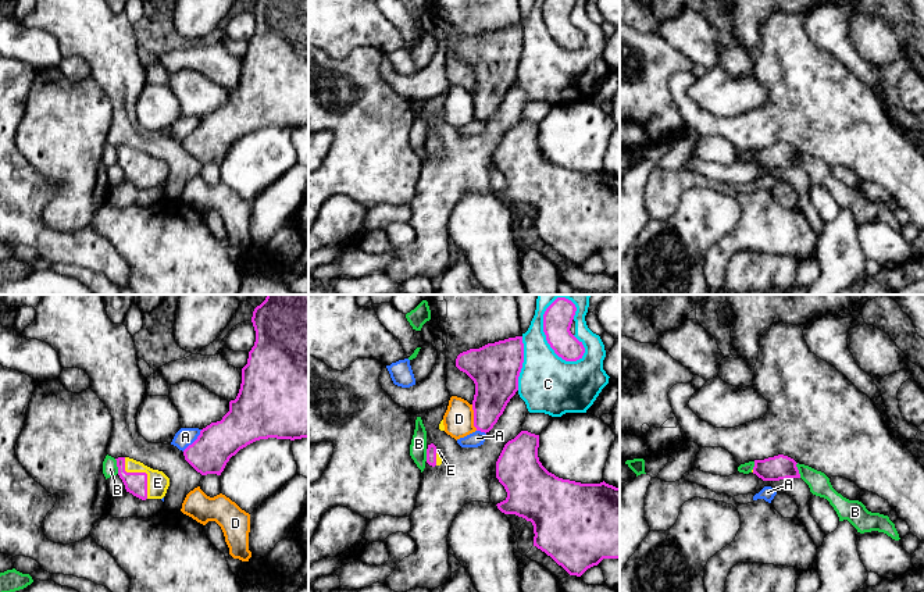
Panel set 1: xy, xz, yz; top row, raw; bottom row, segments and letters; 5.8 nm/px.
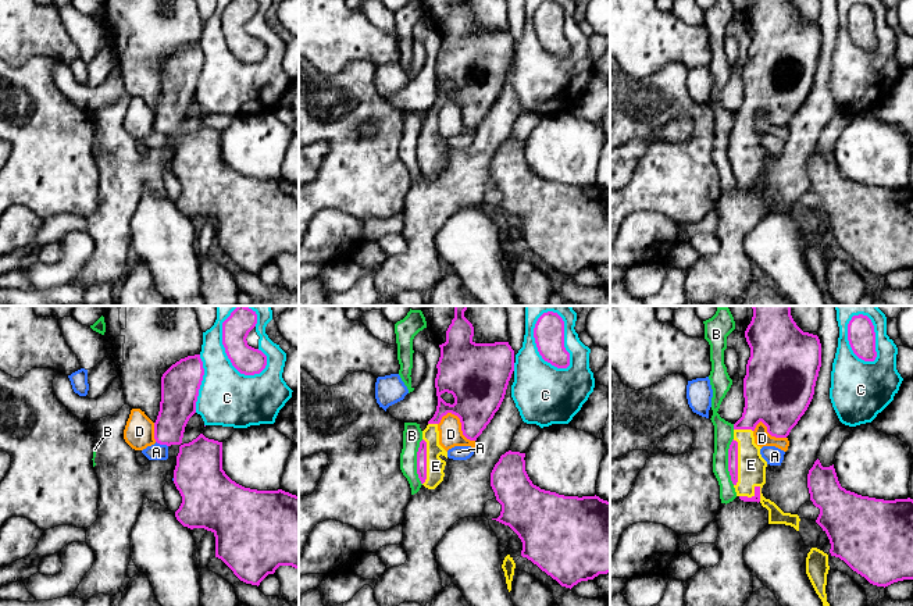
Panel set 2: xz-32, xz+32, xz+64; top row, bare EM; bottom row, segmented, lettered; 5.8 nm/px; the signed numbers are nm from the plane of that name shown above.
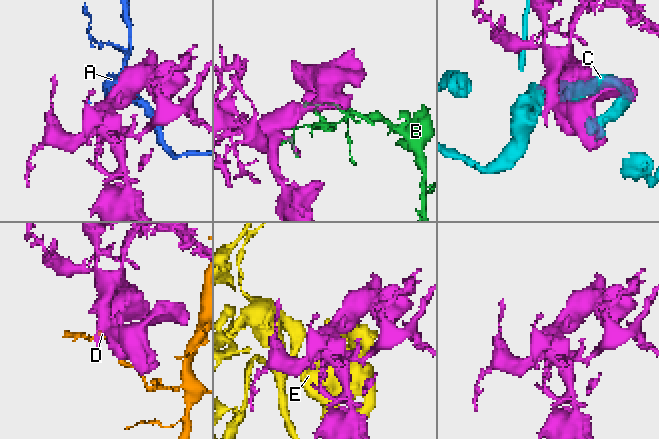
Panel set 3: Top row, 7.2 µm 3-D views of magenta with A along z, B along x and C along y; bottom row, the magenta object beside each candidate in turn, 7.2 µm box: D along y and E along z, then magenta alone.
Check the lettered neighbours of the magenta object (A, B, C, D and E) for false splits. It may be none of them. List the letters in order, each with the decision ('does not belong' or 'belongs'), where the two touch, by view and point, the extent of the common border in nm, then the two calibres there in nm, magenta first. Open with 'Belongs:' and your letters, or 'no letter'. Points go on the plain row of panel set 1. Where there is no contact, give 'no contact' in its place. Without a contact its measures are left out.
Belongs: E
A: does not belong; contact xy (195, 129); length 170 nm; calibres 220 and 110 nm
B: does not belong; contact xy (117, 154); length 90 nm; calibres 130 and 90 nm
C: does not belong; contact xz (549, 32); length 360 nm; calibres 160 and 340 nm
D: does not belong; contact xz (474, 106); length 160 nm; calibres 260 and 180 nm
E: belongs; contact xy (142, 161); length 280 nm; calibres 130 and 130 nm

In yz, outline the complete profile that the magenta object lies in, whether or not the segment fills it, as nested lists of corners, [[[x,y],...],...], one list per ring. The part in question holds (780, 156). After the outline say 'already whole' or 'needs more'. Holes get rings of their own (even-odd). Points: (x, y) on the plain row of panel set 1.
[[[778,143],[764,149],[754,149],[753,163],[763,170],[779,170],[800,167],[796,150],[788,145]]]; already whole

